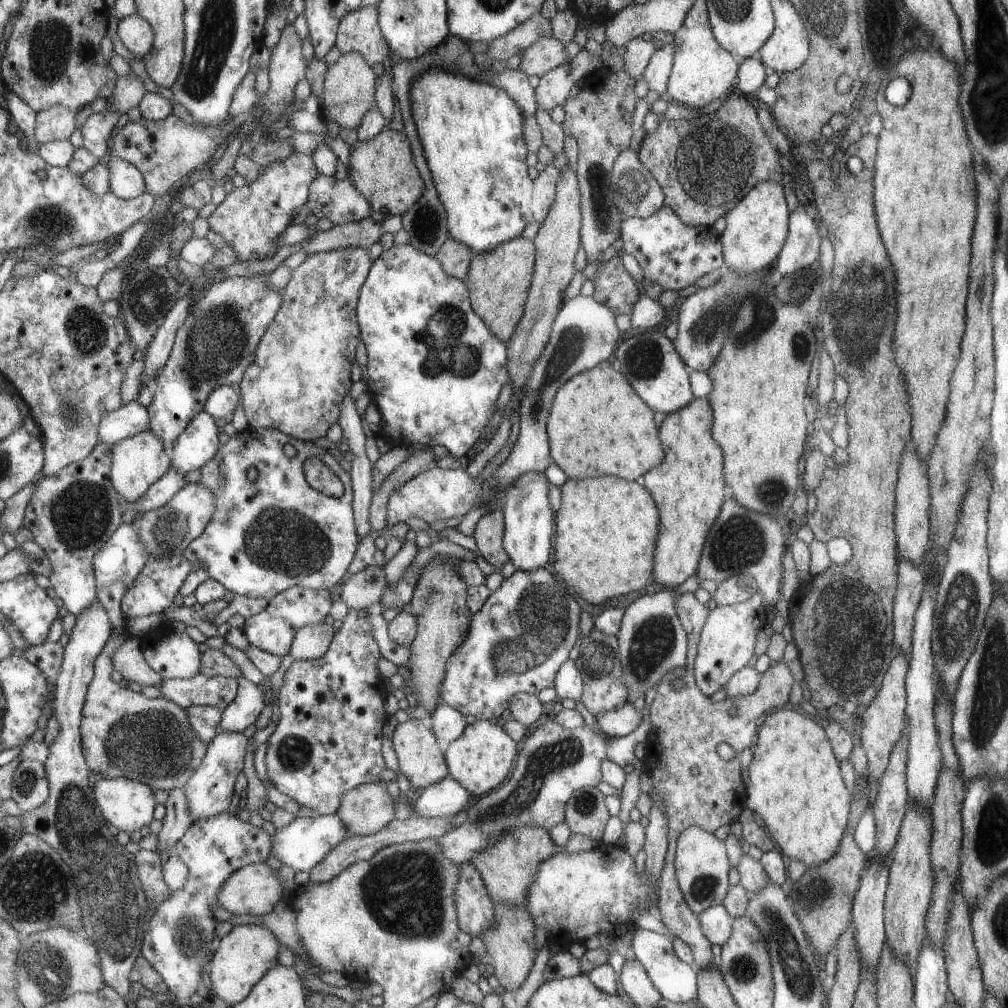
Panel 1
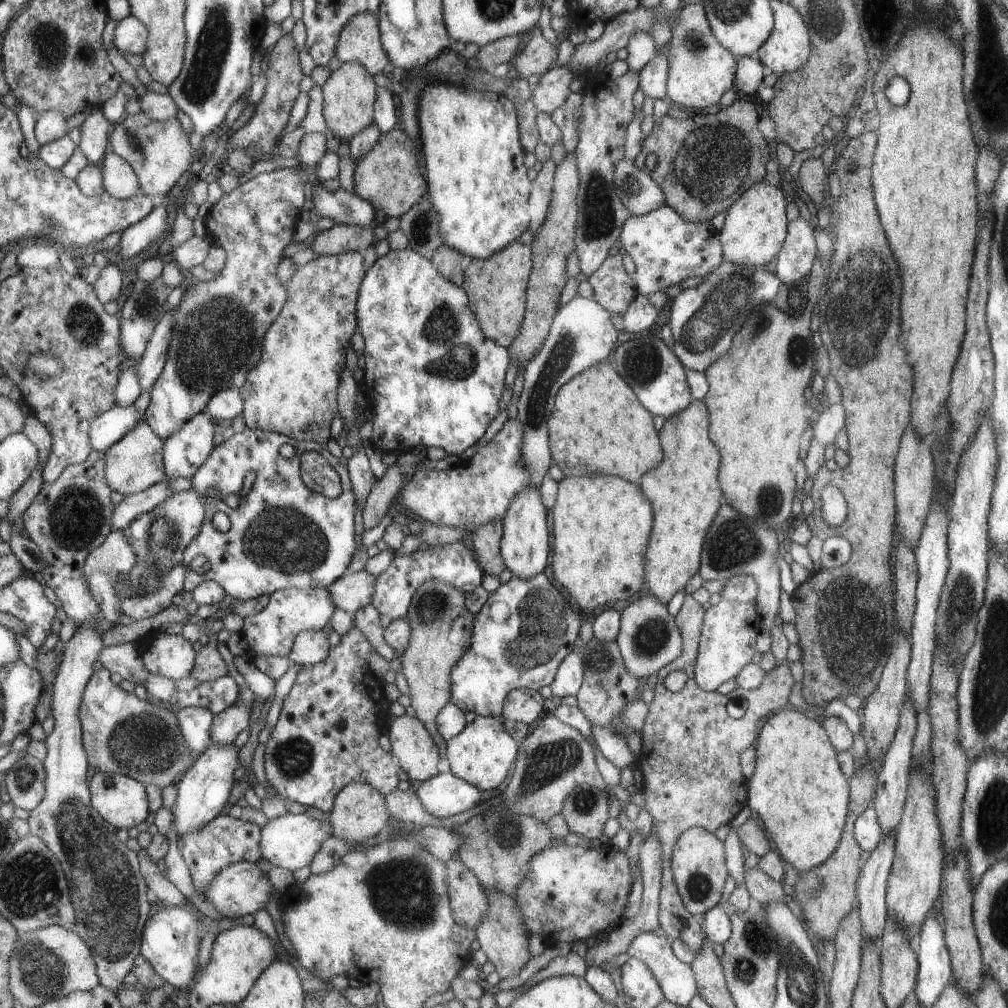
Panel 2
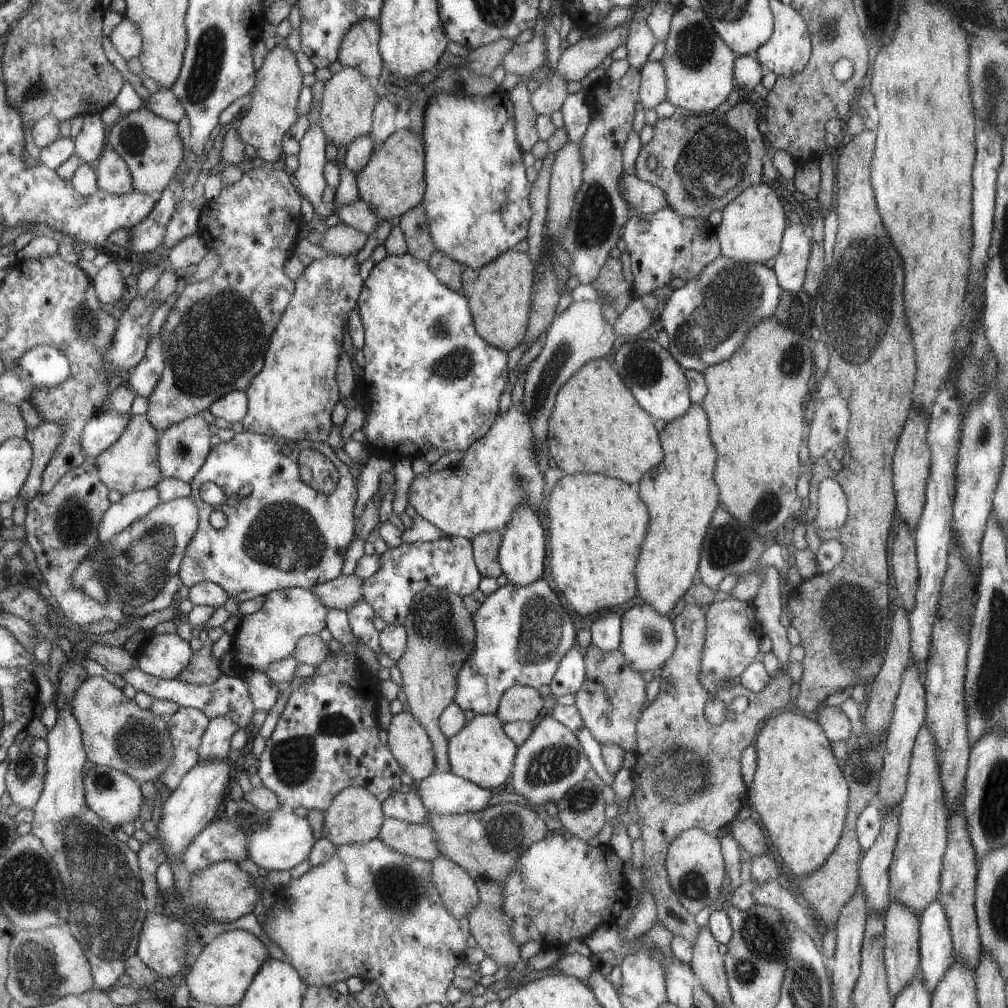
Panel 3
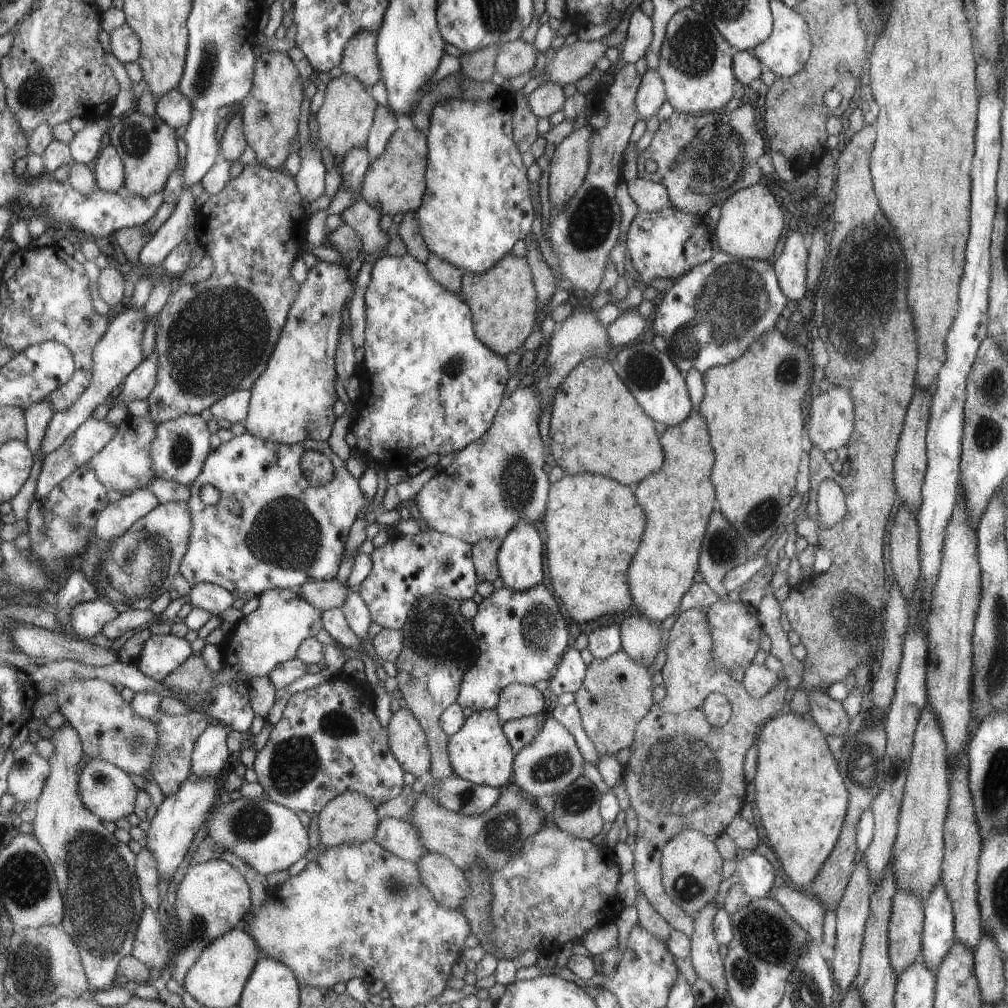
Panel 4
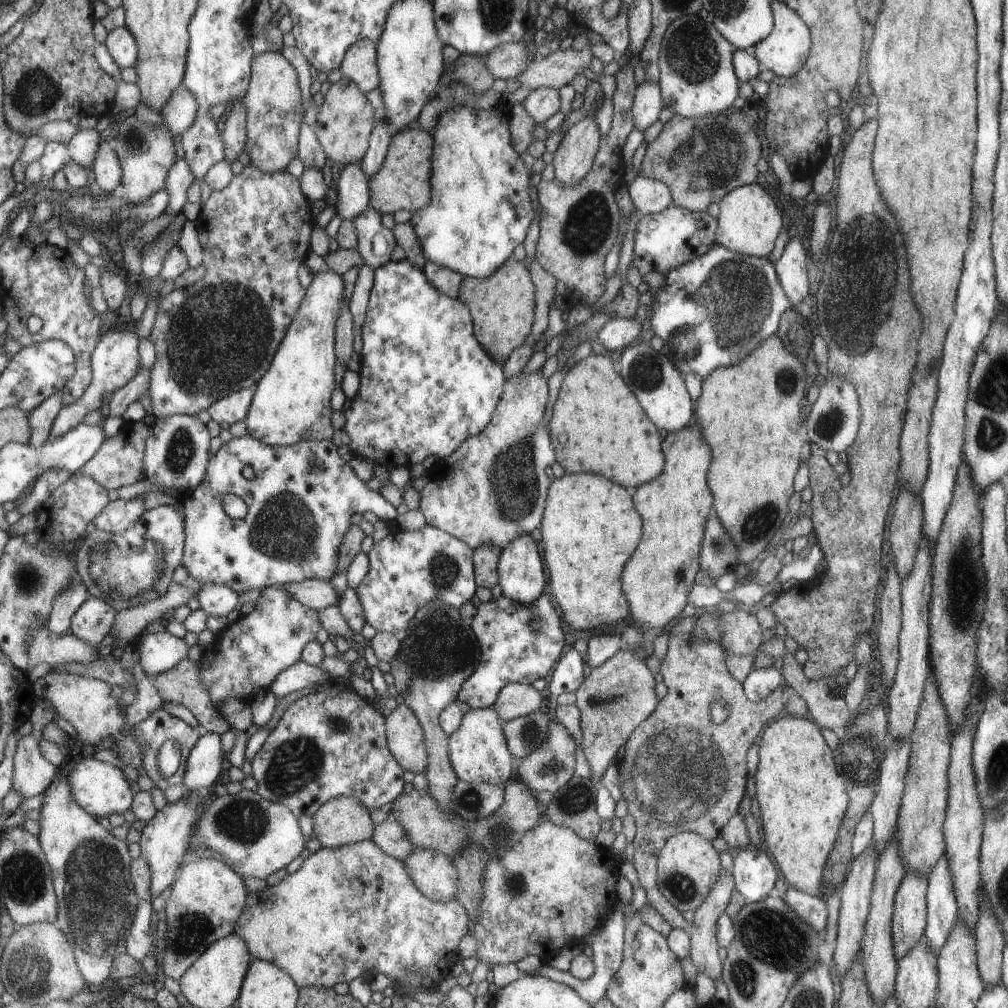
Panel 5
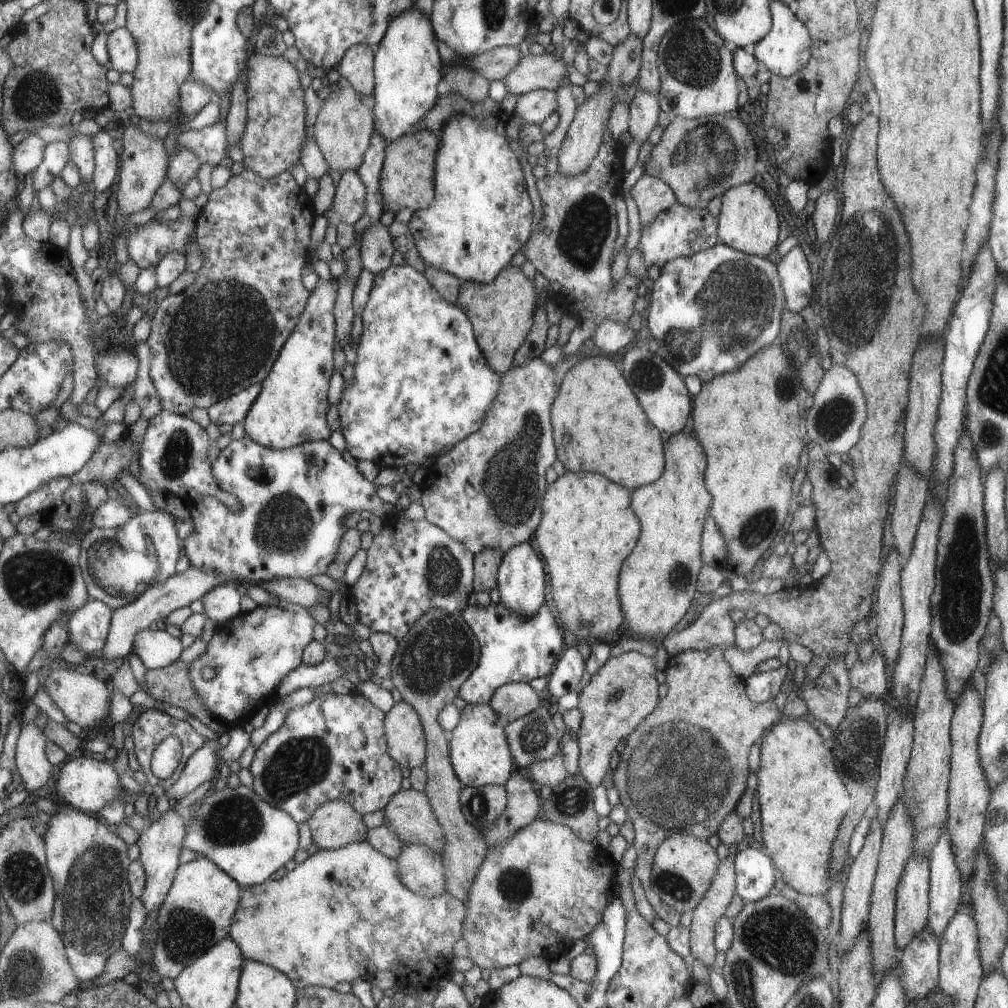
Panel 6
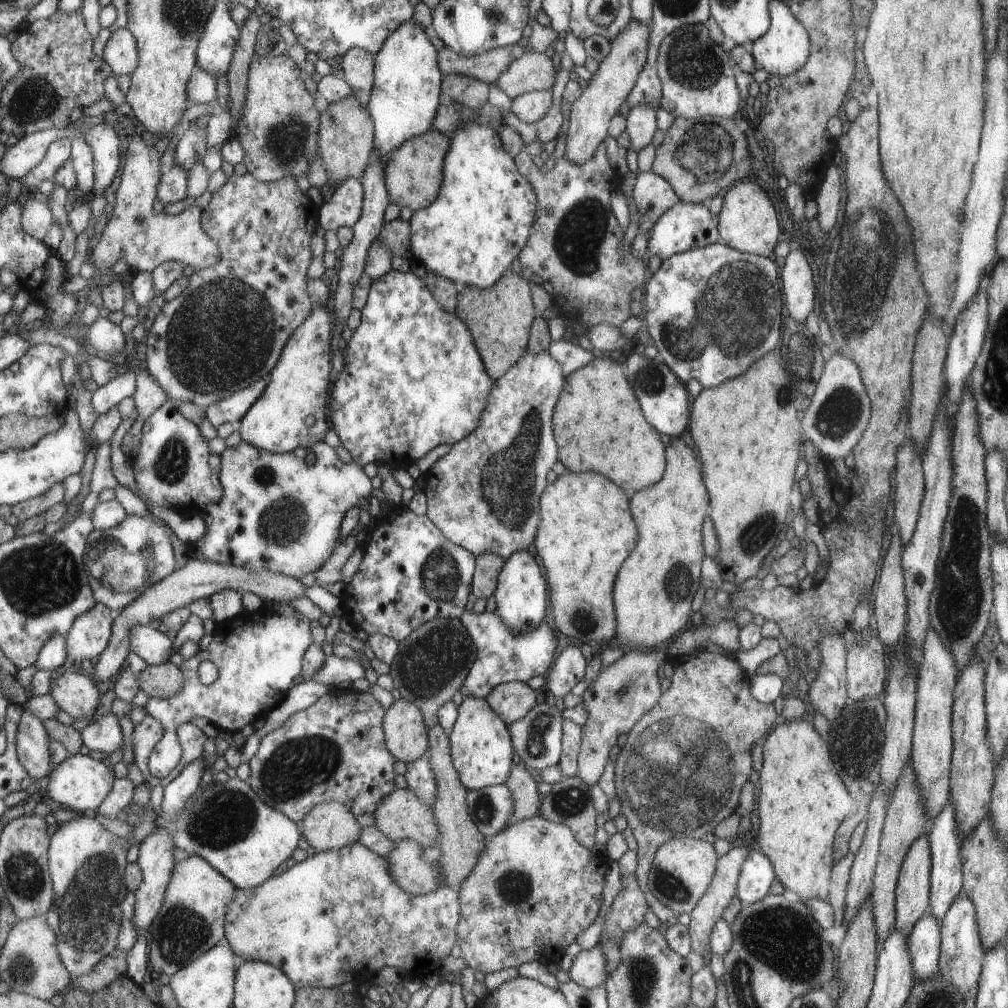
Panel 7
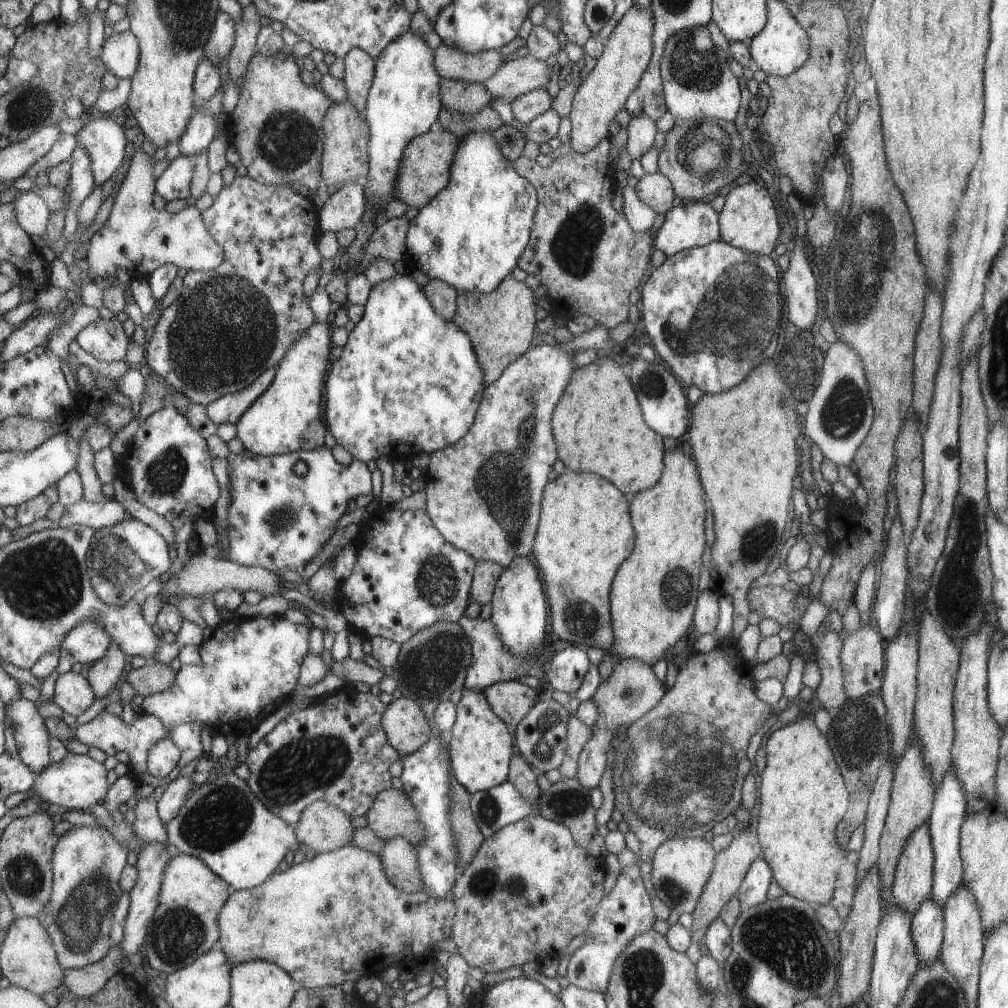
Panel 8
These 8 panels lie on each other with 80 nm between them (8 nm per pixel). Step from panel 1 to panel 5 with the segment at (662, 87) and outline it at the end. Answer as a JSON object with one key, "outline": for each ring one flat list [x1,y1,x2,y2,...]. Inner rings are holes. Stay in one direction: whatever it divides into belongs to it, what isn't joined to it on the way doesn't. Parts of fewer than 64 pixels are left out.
{"outline":[[645,79,637,85,636,97,633,98,632,115,636,119,639,130,643,131,654,122,662,107,658,81]]}

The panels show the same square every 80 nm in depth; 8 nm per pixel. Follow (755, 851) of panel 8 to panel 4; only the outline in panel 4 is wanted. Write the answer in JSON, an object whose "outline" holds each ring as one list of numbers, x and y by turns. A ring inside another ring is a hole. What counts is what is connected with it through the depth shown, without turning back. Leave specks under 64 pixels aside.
{"outline":[[713,902,693,914,694,932,690,936,689,958,697,978,703,978,714,990,718,1001,727,994,727,982,724,977,724,963,717,953,719,943,716,941,712,927,712,918,716,910]]}

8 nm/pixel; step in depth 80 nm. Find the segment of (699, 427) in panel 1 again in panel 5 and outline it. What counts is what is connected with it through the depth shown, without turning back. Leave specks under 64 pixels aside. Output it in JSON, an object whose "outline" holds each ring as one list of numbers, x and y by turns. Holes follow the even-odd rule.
{"outline":[[695,423,681,430,666,433,661,446,664,449,665,466,659,476,647,481,633,492,633,504,645,518,640,544,631,553,623,567,621,591,629,605,633,624,639,628,668,628,686,604,686,596,697,574,697,554,705,514,711,508,711,492,707,488,707,468,711,452,701,438]]}

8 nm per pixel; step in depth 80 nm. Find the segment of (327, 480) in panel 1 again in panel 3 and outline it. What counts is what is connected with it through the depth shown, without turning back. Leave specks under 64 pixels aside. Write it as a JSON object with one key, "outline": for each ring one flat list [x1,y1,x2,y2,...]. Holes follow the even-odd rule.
{"outline":[[301,449,298,454,300,479,309,488,323,494,331,494,336,487,338,472,335,465,315,449]]}

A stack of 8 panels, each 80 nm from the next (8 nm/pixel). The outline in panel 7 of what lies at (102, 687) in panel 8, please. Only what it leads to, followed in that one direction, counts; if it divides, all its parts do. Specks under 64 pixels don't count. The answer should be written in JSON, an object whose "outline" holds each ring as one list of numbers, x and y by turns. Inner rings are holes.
{"outline":[[189,556,187,564,182,569,177,569,167,578,155,583,149,590,145,591,138,599,127,605,114,620,112,635,109,646,99,657,97,664,93,668,95,680,104,688,109,678,119,676,123,670,123,664,127,662,127,656,132,651,131,633,132,628,139,625,149,625,151,620,161,622,162,616,175,609,191,604,193,600,199,598,209,598,212,594,223,589,235,589,242,593,255,593,261,596,263,602,287,603,303,597,304,591,301,581,295,577,272,573,267,571,255,572,235,565,216,563,205,559,195,559]]}

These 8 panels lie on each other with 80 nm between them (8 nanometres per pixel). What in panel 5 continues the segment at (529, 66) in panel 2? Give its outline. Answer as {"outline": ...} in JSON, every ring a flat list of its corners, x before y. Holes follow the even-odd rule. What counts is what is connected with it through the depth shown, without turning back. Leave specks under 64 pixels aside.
{"outline":[[523,41,497,45,485,58,485,66,494,79,515,79,531,62]]}

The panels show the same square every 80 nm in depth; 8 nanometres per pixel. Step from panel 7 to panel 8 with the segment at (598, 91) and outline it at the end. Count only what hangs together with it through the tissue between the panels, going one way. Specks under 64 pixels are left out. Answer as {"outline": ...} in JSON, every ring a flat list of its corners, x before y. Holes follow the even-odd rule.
{"outline":[[634,2,632,8,616,24,594,68,588,72,573,95,571,110,567,115,571,123,569,139,571,150,579,154,587,153,601,140,609,137,607,131,609,122,624,107,624,102,636,88,651,61,654,24,650,4,645,9,640,9]]}

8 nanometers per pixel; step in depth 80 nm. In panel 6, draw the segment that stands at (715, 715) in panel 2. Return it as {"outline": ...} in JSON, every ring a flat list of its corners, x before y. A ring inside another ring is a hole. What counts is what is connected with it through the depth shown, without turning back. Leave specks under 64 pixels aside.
{"outline":[[712,646,703,650,684,650,675,657,668,657,663,670,667,685,665,695,656,708,628,734,626,745,619,754,618,763,612,772,612,782,617,789,620,804,626,810,626,818,632,822,636,850,633,877,637,877,655,916,669,926,679,925,679,913,667,906,652,890,652,866,656,850,667,837,677,833,707,839,717,832,721,822,733,811,745,790,749,774,747,754,751,744,764,736,765,728,773,722,773,701,751,704,739,678,723,659,722,648]]}

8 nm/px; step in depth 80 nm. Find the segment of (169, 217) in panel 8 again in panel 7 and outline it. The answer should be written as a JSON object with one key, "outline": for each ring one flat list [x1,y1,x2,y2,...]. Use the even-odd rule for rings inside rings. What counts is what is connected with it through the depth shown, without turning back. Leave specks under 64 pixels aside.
{"outline":[[136,135,130,139,112,215,91,253,90,261,98,273,111,272,111,266,119,260,126,260,135,276,143,271,153,273,167,261,184,262,199,269,213,266,220,261,218,244,208,237,203,228,201,208,185,208,178,215,153,212,153,202,158,199,158,186,163,176,162,147,163,145,151,146,145,142,143,136]]}

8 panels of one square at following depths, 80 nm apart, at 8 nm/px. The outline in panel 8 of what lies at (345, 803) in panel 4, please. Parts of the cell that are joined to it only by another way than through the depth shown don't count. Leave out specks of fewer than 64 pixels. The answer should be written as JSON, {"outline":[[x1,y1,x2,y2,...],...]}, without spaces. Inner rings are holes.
{"outline":[[325,801,307,805,294,826,301,844,311,848,315,854,349,844,355,832,350,816]]}

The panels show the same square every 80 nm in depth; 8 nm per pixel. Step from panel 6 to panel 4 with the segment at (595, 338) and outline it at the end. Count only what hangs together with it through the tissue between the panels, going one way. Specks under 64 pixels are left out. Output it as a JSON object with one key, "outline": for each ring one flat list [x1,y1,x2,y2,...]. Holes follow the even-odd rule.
{"outline":[[636,308,619,313,619,316,609,326,606,326,606,335,611,346,627,346,631,344,643,328,645,319,636,311]]}

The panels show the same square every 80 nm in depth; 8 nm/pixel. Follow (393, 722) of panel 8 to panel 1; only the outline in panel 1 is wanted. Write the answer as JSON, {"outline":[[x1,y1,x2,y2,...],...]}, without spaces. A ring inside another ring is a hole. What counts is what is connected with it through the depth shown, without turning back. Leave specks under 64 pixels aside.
{"outline":[[407,718,405,722,396,725,391,741,398,760,398,771,407,778,411,787,424,789,426,786,435,784,448,775,444,753,439,751,435,743,435,734,427,722]]}

